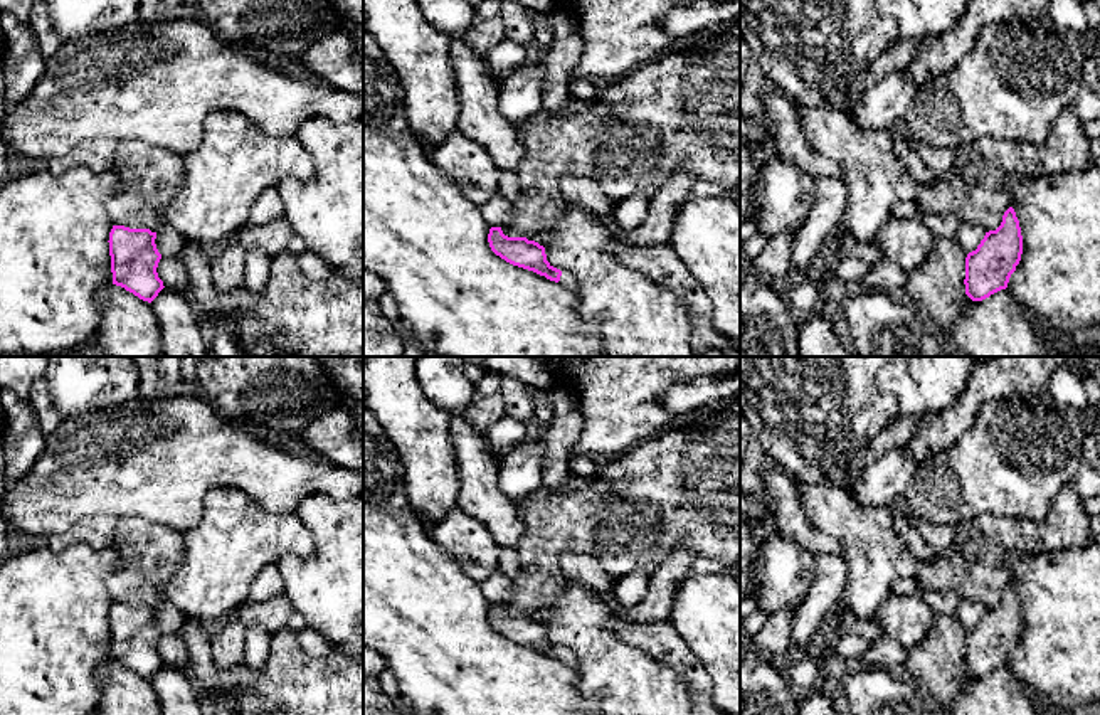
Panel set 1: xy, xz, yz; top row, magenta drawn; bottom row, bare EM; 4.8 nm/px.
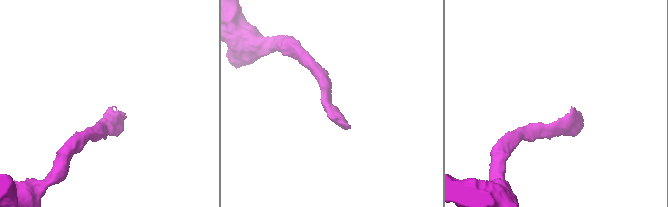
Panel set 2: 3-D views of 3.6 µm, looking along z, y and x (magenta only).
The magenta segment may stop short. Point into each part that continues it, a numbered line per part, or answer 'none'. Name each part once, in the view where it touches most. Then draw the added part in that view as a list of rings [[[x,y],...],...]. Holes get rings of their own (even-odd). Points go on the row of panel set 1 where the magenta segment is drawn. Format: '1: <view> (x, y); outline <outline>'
1: xz (567, 280); outline [[[562,269],[562,276],[560,276],[558,284],[562,284],[562,286],[569,288],[572,293],[579,294],[577,279],[570,271]]]

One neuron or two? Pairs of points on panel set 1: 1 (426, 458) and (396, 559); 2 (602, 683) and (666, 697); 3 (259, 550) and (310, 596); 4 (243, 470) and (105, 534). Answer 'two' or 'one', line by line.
1: two
2: one
3: two
4: two

